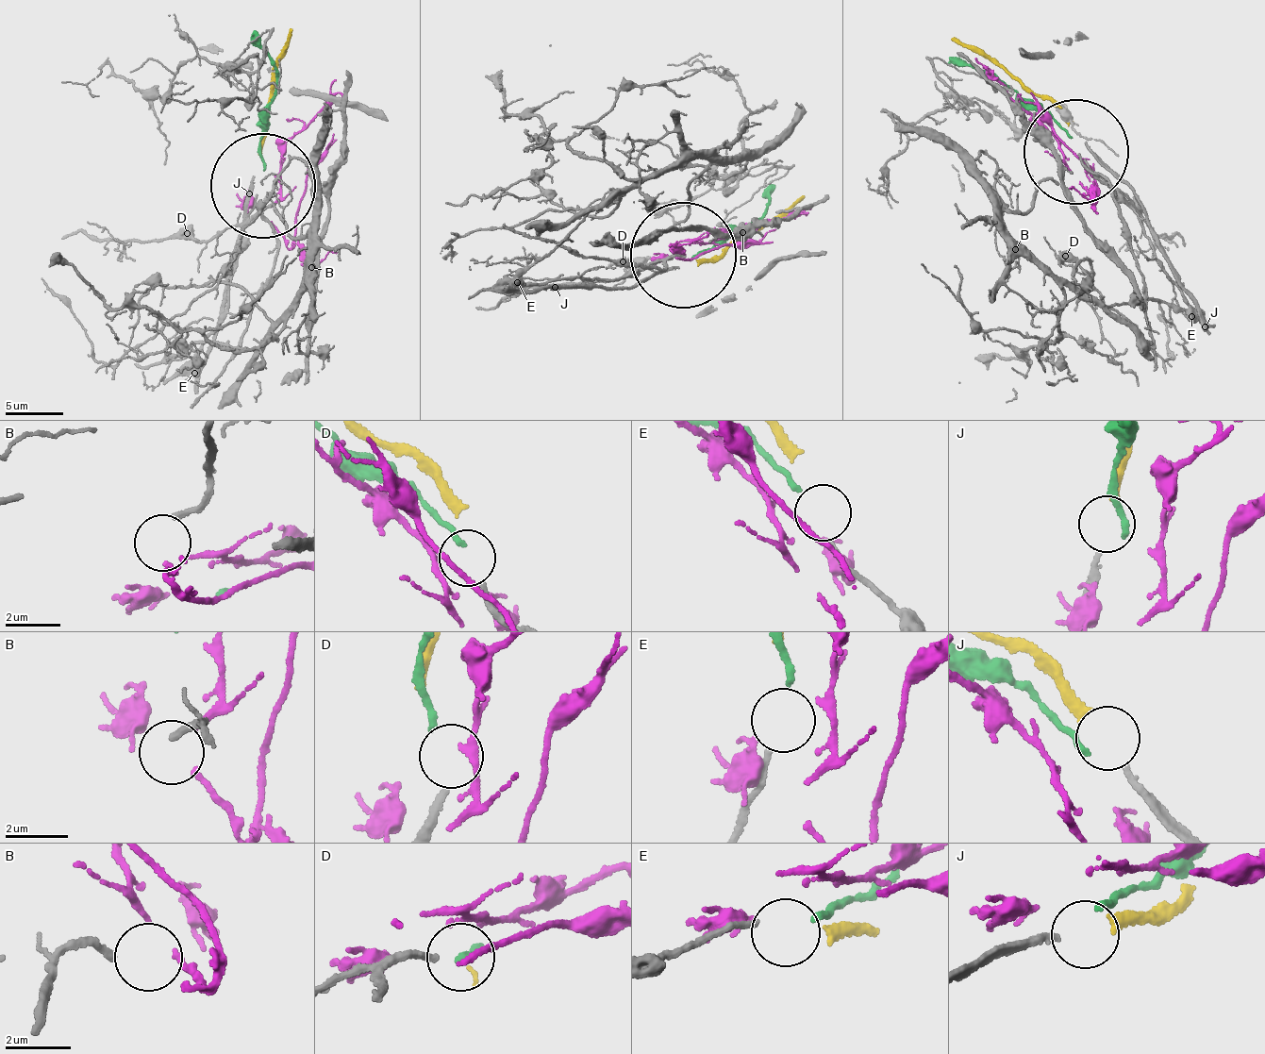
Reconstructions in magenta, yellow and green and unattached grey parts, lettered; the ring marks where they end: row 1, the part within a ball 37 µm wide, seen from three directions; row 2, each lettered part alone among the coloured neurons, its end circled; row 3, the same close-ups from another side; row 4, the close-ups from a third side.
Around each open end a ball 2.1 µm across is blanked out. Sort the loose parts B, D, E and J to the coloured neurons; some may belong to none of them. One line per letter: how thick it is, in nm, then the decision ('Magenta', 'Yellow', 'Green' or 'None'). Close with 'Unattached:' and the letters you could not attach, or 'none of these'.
B: Thickness 200 nm. Magenta
D: Thickness 200 nm. None
E: Thickness 180 nm. Green
J: Thickness 200 nm. Yellow
Unattached: D

